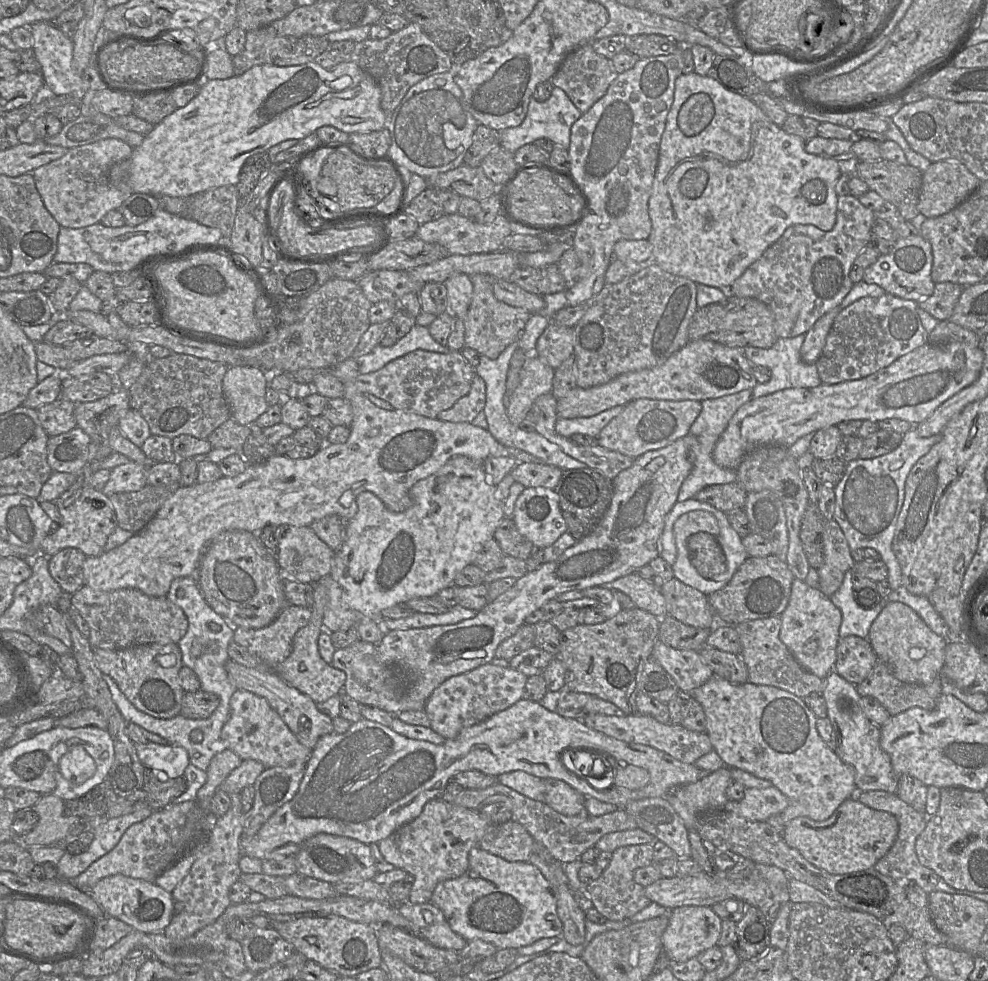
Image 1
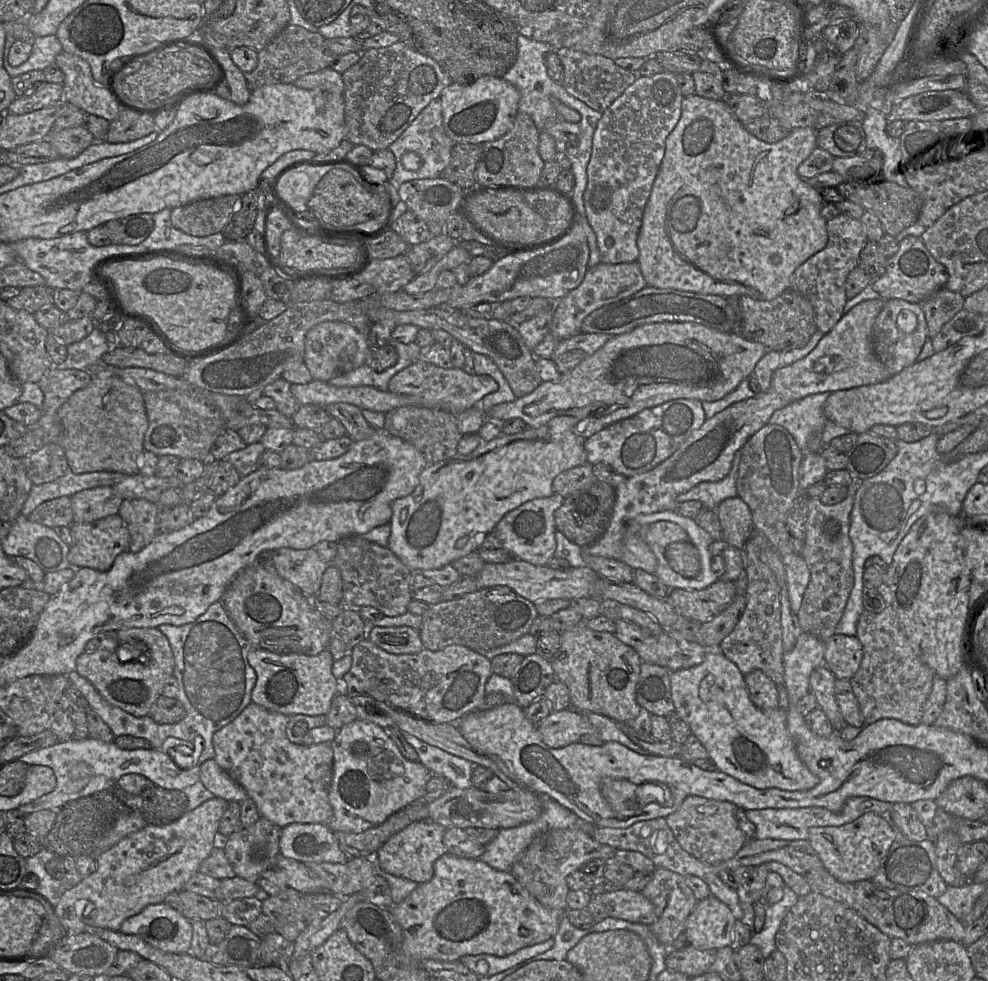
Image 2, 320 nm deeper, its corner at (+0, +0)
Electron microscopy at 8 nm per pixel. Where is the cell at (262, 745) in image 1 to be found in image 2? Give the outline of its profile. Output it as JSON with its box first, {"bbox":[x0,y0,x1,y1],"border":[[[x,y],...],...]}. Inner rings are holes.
{"bbox":[212,702,333,828],"border":[[[251,702],[230,723],[213,734],[212,743],[215,761],[247,792],[264,817],[281,828],[292,823],[320,823],[327,825],[333,816],[329,802],[329,791],[333,777],[333,750],[331,744],[323,742],[305,746],[289,741],[286,727],[290,716],[269,711]]]}

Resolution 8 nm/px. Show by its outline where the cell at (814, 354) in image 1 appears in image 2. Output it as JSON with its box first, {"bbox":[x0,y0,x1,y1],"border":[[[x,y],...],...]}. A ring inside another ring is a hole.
{"bbox":[583,298,892,560],"border":[[[882,298],[865,300],[845,313],[835,326],[826,333],[817,346],[804,358],[783,368],[777,369],[771,379],[770,388],[755,397],[736,402],[712,418],[706,419],[700,428],[694,430],[681,446],[666,460],[642,474],[628,477],[616,487],[616,503],[609,526],[603,536],[594,544],[583,548],[587,554],[620,560],[624,535],[629,521],[640,514],[650,514],[673,509],[679,494],[685,493],[706,481],[719,481],[731,470],[735,453],[742,449],[748,439],[759,429],[768,424],[771,415],[778,409],[811,394],[846,390],[863,385],[877,384],[892,375],[881,363],[873,351],[872,331],[876,317],[885,304]]]}

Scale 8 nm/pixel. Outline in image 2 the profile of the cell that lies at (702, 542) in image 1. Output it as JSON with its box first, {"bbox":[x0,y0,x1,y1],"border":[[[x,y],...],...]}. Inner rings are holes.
{"bbox":[665,541,701,579],"border":[[[688,541],[670,543],[665,549],[669,566],[681,576],[694,579],[701,574],[701,557],[694,544]]]}

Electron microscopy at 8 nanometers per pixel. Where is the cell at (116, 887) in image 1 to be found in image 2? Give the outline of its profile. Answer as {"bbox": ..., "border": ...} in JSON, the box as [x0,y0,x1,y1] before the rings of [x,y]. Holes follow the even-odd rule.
{"bbox":[119,902,191,953],"border":[[[165,902],[148,905],[138,914],[127,918],[122,922],[119,931],[138,935],[153,947],[169,953],[187,953],[191,946],[191,921]]]}

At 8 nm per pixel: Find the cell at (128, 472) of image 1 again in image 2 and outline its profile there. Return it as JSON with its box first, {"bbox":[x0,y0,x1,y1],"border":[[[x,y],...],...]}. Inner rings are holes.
{"bbox":[71,486,123,522],"border":[[[109,486],[82,490],[71,496],[74,522],[94,522],[116,515],[123,500]]]}

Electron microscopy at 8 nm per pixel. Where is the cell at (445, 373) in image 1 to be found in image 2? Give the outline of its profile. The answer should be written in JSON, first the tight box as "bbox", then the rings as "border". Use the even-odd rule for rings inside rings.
{"bbox":[388,360,499,413],"border":[[[417,360],[396,373],[389,381],[388,391],[420,398],[420,407],[461,413],[486,395],[498,390],[499,385],[490,375],[468,374],[462,368],[444,369],[434,364]]]}

